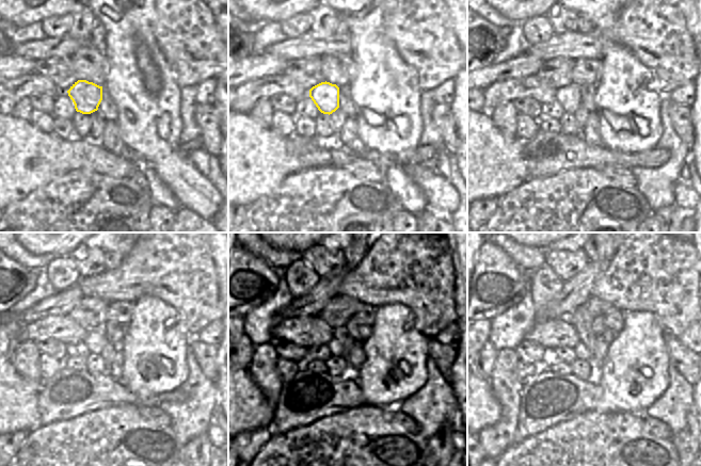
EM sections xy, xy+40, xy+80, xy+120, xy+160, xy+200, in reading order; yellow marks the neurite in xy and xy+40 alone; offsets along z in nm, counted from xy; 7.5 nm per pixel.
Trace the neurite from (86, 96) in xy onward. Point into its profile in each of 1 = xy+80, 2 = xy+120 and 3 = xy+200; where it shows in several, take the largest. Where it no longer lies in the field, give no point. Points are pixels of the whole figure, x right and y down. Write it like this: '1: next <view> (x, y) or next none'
1: next xy+80 (569, 97)
2: next xy+120 (95, 340)
3: next xy+200 (582, 351)

